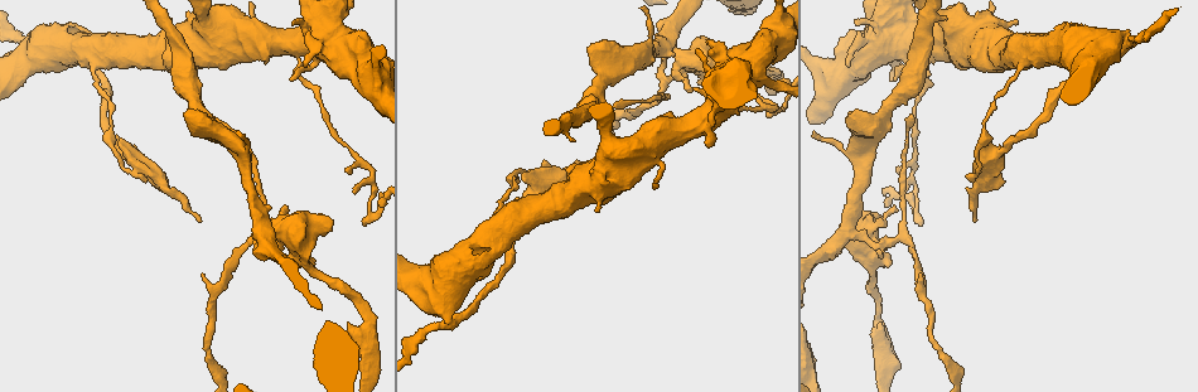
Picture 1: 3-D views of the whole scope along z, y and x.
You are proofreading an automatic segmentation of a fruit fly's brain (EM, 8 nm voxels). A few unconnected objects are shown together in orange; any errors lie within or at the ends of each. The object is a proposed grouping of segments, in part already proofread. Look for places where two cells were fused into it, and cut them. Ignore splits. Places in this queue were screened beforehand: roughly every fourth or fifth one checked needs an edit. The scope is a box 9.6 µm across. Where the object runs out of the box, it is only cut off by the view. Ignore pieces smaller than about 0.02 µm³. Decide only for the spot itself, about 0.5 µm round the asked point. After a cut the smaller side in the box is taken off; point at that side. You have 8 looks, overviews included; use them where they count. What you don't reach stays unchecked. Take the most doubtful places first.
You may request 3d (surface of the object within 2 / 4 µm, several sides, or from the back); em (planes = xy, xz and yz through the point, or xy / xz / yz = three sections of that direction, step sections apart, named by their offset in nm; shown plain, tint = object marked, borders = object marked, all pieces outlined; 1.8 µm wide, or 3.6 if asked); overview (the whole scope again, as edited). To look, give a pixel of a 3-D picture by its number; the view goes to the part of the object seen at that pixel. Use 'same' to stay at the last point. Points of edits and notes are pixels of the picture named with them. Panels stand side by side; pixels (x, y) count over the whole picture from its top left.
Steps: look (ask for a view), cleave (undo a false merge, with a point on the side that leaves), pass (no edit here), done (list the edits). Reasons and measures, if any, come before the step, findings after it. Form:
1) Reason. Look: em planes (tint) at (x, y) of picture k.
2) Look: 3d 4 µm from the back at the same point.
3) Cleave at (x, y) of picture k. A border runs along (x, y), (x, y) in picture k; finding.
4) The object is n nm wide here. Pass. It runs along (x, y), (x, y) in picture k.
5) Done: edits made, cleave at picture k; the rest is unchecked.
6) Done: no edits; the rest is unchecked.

Three arms meet. Look: 3d 4 µm from the back at (900, 241) of picture 1.

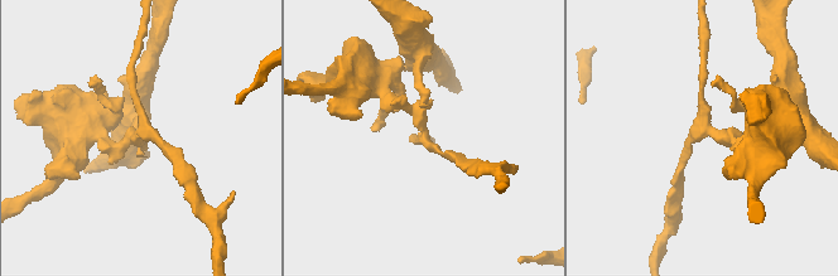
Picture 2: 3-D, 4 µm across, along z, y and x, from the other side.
Shape alone is not enough. Look: em planes (tint) at (708, 132) of picture 2.

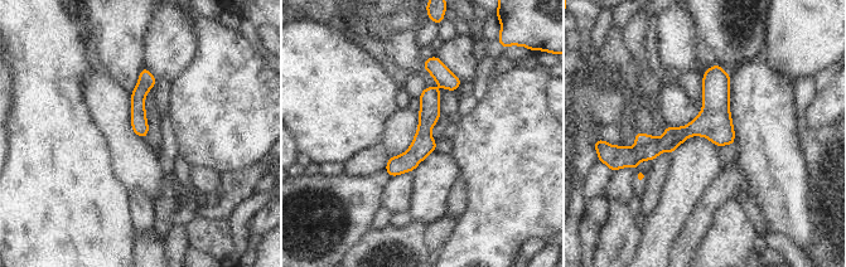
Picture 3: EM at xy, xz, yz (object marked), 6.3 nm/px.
3 arms meet here. Cleave at (641, 139) of picture 3. A border runs along (652, 136), (644, 144), (636, 145) in picture 3; two cells meet here.

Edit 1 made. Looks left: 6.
Look: overview.

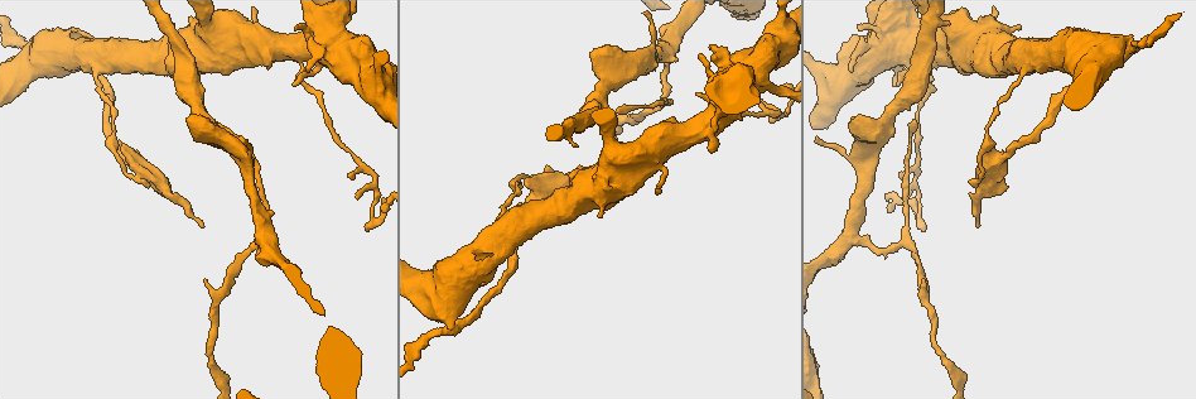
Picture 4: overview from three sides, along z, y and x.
Thick turns thin. Look: 3d 4 µm at (961, 32) of picture 4.

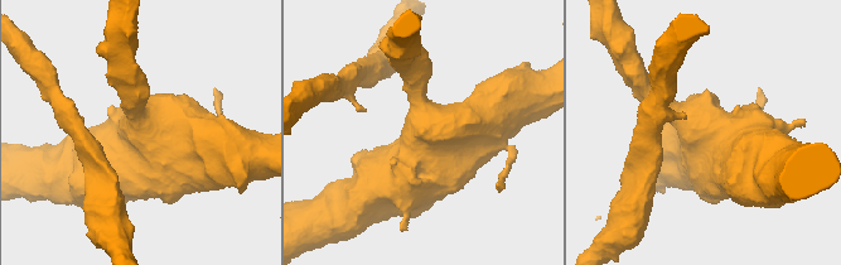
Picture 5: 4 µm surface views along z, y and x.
Now the EM. Look: em 3.6 µm planes (tint) at (440, 128) of picture 5.

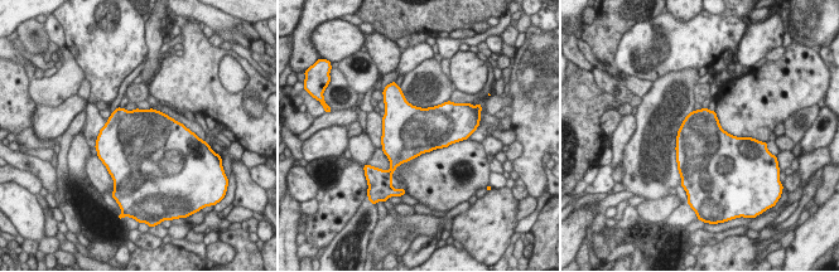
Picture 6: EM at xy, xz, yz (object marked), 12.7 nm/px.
Pass. One cell here.

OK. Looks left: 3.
Thick turns thin. Look: 3d 2 µm at (867, 150) of picture 4.

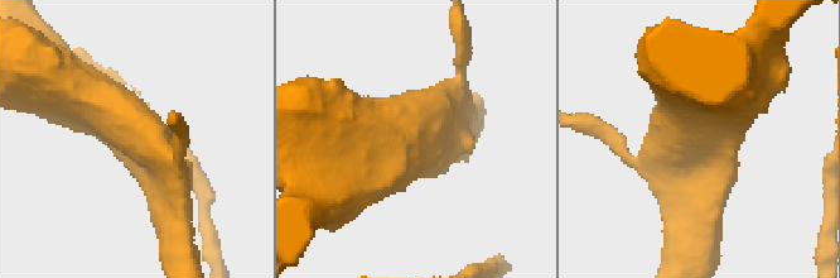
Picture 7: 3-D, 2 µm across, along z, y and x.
Look: em xy step 16 (tint) at (695, 131) of picture 7.

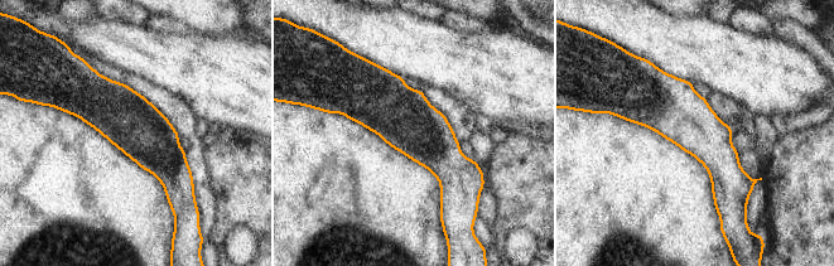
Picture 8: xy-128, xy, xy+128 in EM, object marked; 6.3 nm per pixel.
Look: em yz step 4 (tint) at the same point.

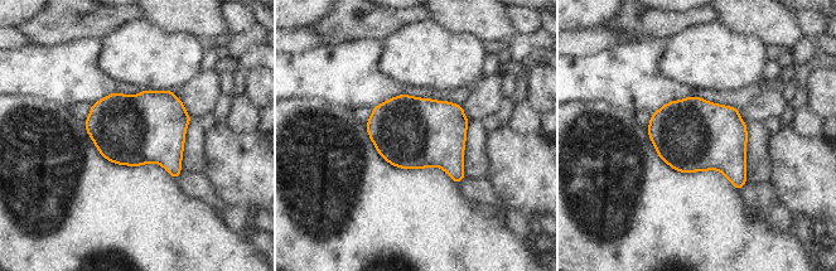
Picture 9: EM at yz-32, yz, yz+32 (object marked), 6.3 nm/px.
Pass. Continuous, no second cell.

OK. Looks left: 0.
Done: edits made, cleave at picture 3; the rest is unchecked.

